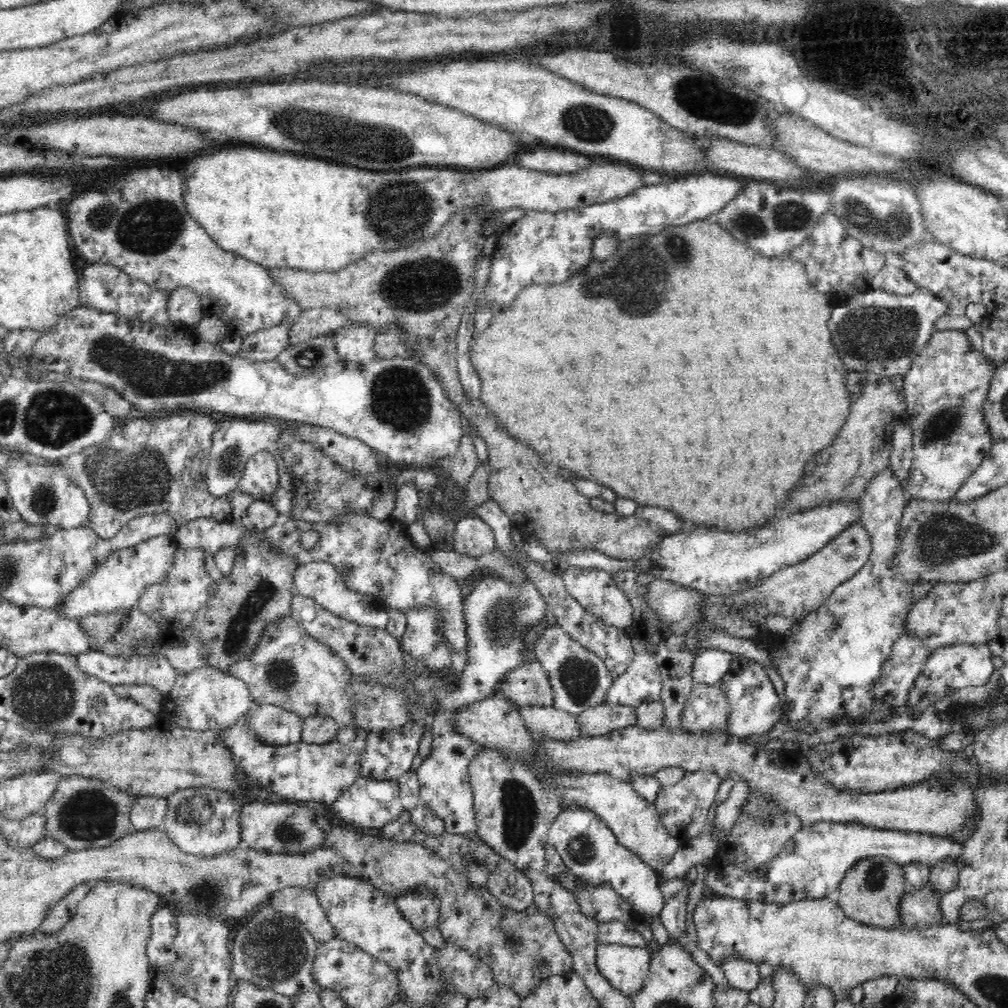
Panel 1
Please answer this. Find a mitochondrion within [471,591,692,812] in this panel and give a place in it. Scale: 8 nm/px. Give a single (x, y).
(578, 678)

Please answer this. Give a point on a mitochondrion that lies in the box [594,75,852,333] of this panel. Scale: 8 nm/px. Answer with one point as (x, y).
(792, 216)

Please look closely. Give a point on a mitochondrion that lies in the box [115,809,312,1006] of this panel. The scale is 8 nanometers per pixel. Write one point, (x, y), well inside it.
(272, 949)

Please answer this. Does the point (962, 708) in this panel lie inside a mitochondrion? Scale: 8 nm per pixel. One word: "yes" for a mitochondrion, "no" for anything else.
yes

